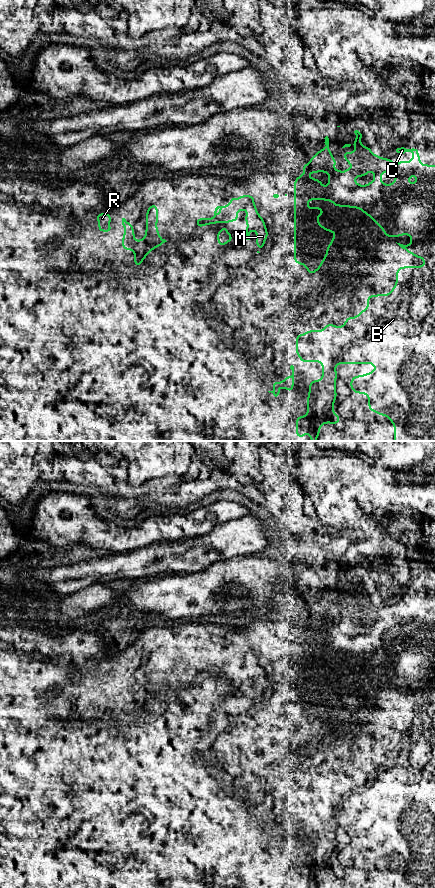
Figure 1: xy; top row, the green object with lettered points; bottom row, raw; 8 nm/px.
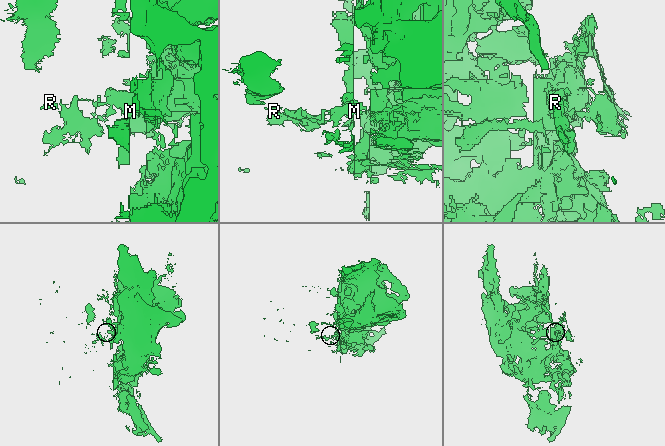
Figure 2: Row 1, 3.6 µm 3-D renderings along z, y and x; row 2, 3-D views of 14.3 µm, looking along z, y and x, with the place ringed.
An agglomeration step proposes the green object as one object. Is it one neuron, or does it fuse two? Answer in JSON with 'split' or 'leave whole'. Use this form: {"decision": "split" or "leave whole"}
{"decision": "leave whole"}

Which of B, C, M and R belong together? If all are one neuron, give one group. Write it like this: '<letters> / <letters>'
B C M R

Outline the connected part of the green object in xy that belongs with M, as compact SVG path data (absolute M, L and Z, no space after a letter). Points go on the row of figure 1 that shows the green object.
M242 195L238 199L230 196L230 203L228 206L217 206L214 211L213 218L197 218L197 228L207 226L209 224L217 225L218 222L228 223L235 222L240 218L237 215L239 210L245 210L248 212L244 216L247 223L246 227L246 240L250 240L250 232L252 229L256 230L256 246L263 250L266 239L268 238L268 230L265 225L264 219L257 212L257 205L254 202L255 196Z

